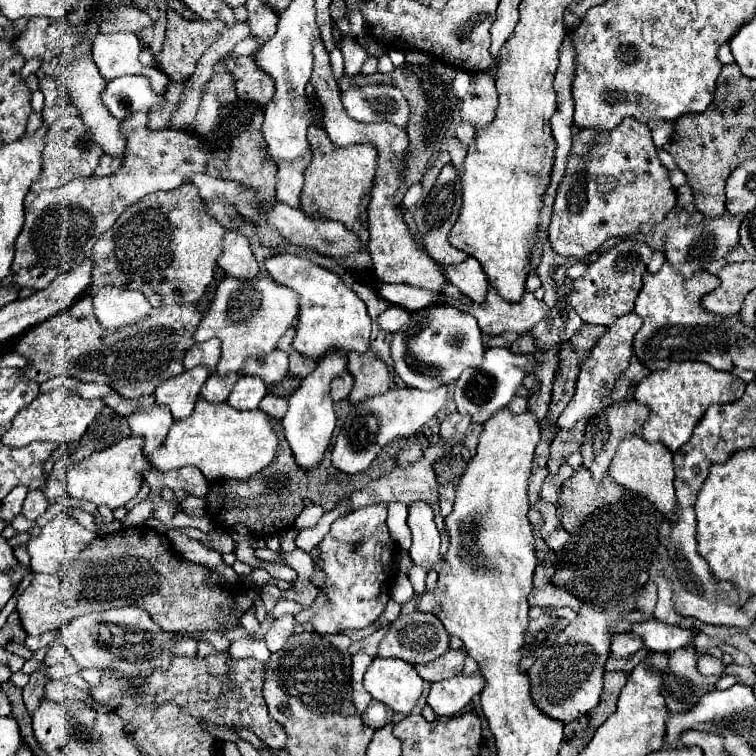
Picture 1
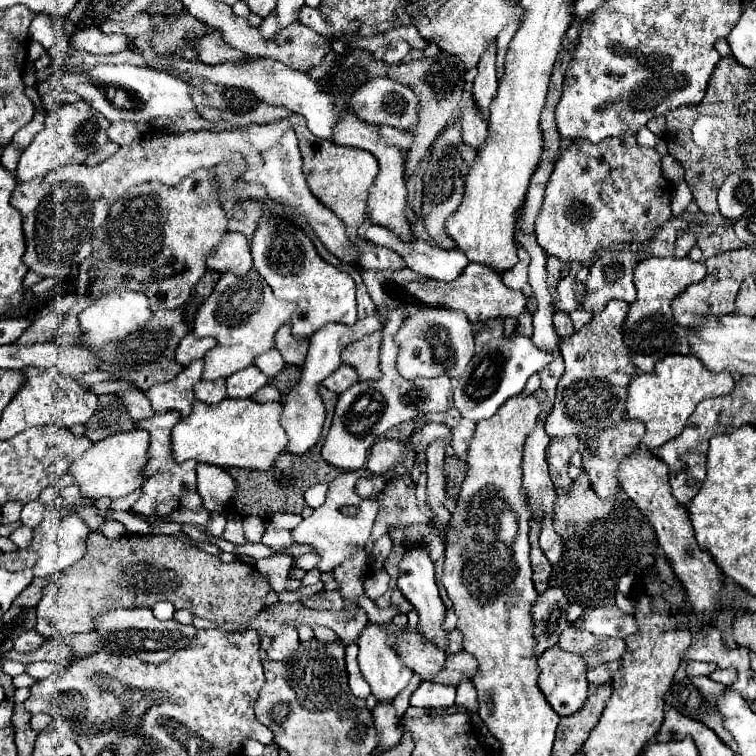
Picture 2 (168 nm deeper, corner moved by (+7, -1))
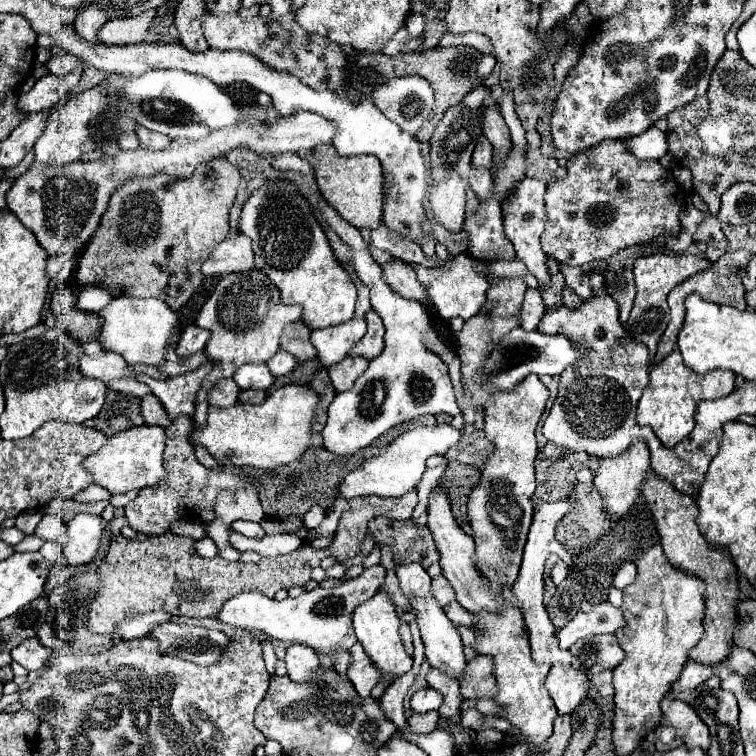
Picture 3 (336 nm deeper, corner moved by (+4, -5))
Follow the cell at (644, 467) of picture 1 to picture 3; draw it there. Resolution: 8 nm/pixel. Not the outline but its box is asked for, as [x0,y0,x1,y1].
[642,473,738,667]

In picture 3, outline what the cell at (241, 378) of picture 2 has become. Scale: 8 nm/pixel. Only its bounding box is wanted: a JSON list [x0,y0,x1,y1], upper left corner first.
[234,365,274,389]

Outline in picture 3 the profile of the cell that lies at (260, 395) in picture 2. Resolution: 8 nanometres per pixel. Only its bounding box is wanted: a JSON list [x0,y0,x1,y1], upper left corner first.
[238,389,266,405]

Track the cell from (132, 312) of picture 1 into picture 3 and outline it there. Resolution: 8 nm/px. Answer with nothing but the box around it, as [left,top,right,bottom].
[98,297,178,365]

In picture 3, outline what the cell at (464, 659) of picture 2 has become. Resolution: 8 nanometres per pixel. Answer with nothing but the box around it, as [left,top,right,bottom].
[460,655,496,699]

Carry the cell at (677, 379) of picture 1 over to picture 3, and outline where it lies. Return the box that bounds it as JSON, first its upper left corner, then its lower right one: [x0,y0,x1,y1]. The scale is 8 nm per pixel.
[636,349,734,447]

